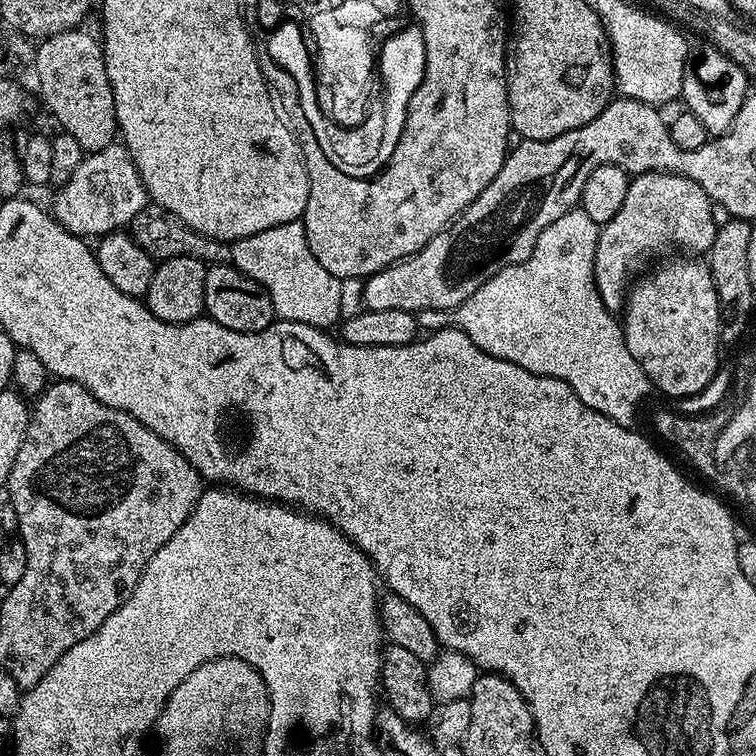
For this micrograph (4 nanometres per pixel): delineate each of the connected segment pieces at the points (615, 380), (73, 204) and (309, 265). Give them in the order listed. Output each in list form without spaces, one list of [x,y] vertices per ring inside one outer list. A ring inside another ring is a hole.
[[[572,208],[538,234],[538,242],[534,242],[534,250],[526,262],[498,270],[494,278],[474,290],[466,302],[451,311],[419,313],[419,327],[439,330],[451,325],[462,330],[478,350],[486,350],[486,354],[494,354],[494,358],[514,362],[514,366],[522,366],[522,370],[558,378],[566,382],[566,386],[570,386],[570,390],[574,390],[590,410],[598,410],[598,414],[606,414],[606,418],[619,424],[631,425],[640,403],[648,396],[650,381],[626,346],[621,321],[608,311],[596,289],[594,254],[598,250],[600,230],[601,225],[596,224],[583,208]]]
[[[120,142],[106,146],[106,150],[87,153],[78,170],[70,174],[70,182],[59,185],[55,191],[56,197],[50,203],[52,215],[67,232],[81,238],[99,238],[127,229],[150,202],[146,186]]]
[[[303,221],[283,223],[233,241],[231,263],[247,277],[254,278],[270,294],[273,315],[277,319],[302,322],[325,330],[341,319],[343,281],[325,270],[315,258],[306,241]]]

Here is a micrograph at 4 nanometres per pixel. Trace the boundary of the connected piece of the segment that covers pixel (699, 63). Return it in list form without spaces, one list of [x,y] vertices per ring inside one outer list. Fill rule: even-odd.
[[[711,46],[703,47],[698,49],[697,52],[695,49],[694,55],[689,59],[684,69],[684,81],[680,95],[683,107],[692,112],[694,118],[698,118],[698,122],[702,122],[702,126],[706,126],[706,130],[710,134],[721,134],[728,131],[728,128],[734,122],[734,118],[738,118],[738,110],[742,110],[742,102],[750,95],[750,81],[743,67],[732,61],[726,53]]]

